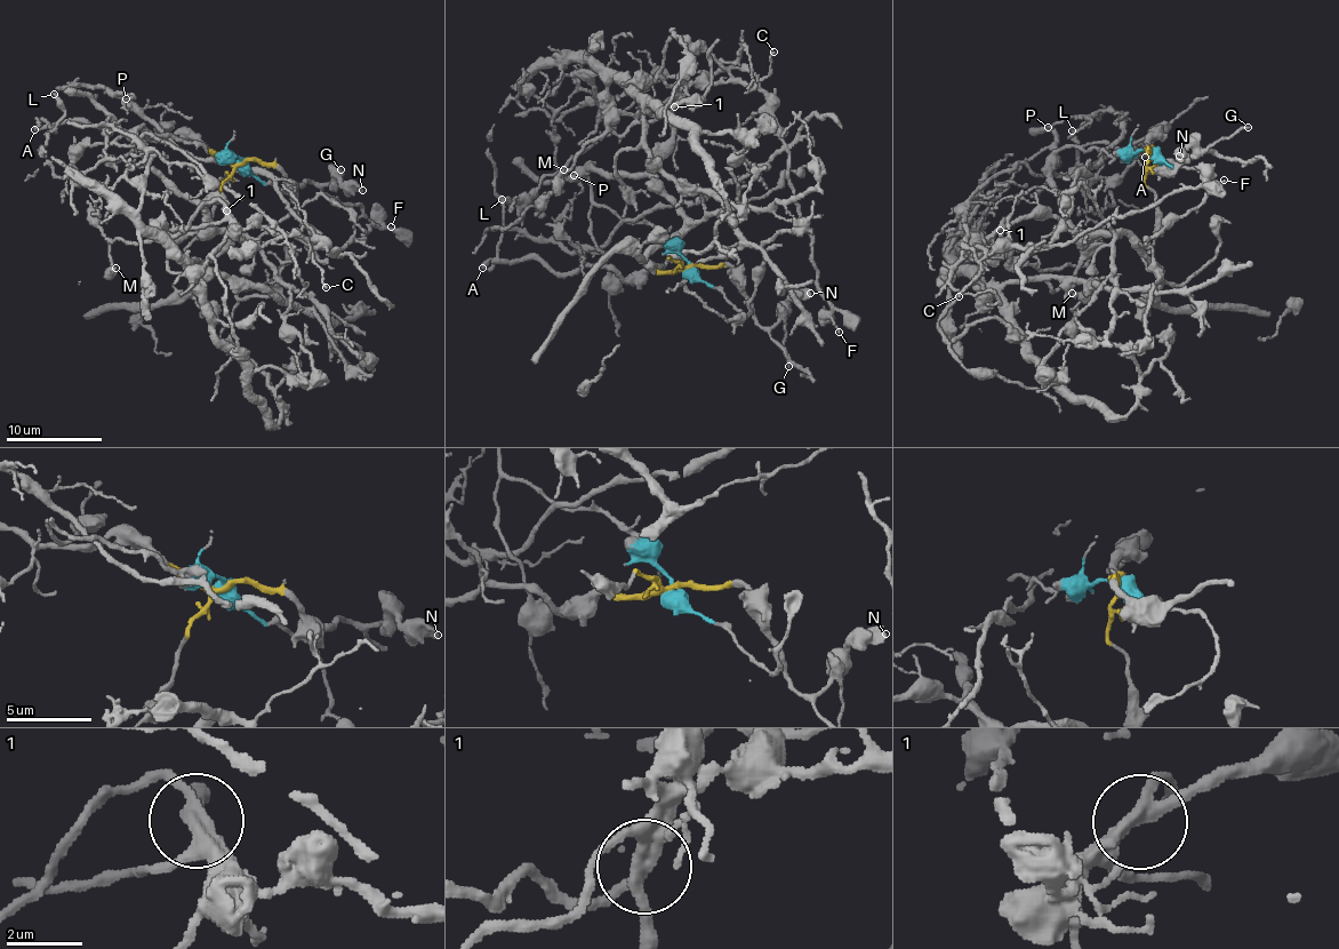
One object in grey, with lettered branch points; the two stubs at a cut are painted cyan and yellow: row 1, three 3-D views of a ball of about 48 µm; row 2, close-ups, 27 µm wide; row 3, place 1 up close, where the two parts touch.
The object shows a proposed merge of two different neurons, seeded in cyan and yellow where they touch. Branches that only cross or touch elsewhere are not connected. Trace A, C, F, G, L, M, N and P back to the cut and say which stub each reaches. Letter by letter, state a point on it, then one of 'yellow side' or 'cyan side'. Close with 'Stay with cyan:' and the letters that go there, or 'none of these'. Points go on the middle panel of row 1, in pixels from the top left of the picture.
A: (482, 268) | yellow side
C: (774, 52) | cyan side
F: (839, 332) | cyan side
G: (788, 366) | yellow side
L: (502, 199) | yellow side
M: (563, 169) | cyan side
N: (810, 293) | yellow side
P: (574, 175) | cyan side
Stay with cyan: C, F, M, P

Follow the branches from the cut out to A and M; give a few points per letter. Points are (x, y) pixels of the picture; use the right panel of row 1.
A: (1151, 156), (1153, 151), (1147, 141), (1155, 135), (1145, 150), (1151, 142), (1133, 141), (1136, 150), (1145, 157)
M: (1151, 156), (1064, 145), (1051, 178), (1064, 214), (994, 236), (1040, 269), (1088, 268), (1092, 284), (1071, 293)

